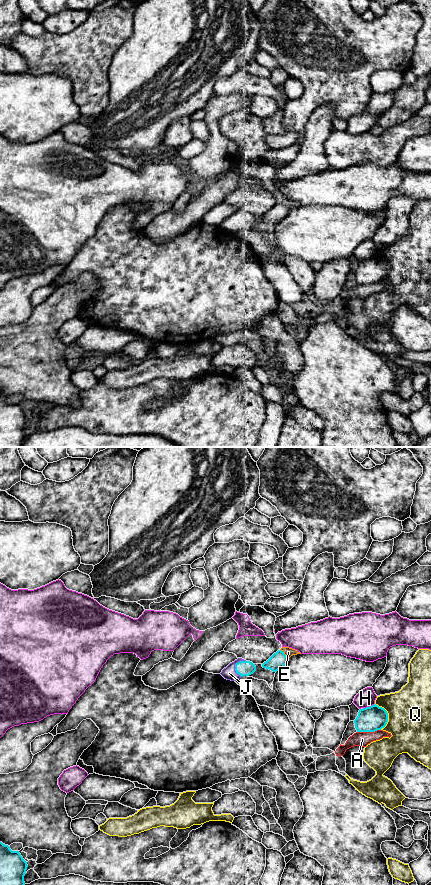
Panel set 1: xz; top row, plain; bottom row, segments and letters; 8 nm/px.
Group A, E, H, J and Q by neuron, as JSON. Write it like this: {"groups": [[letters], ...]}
{"groups": [["A"], ["E", "J"], ["H"], ["Q"]]}

